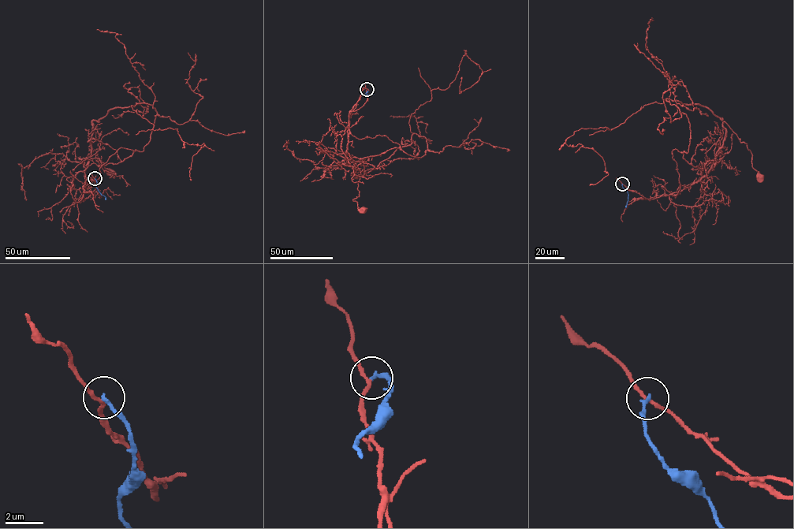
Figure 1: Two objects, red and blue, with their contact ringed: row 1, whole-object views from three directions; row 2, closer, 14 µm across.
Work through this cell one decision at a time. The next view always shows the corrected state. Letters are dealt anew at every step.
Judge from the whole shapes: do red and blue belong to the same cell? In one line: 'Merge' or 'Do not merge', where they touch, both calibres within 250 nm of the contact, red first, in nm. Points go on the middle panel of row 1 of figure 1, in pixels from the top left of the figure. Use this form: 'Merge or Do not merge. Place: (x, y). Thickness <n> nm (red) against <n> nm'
Do not merge. Place: (367, 89). Thickness 170 nm (red) against 190 nm

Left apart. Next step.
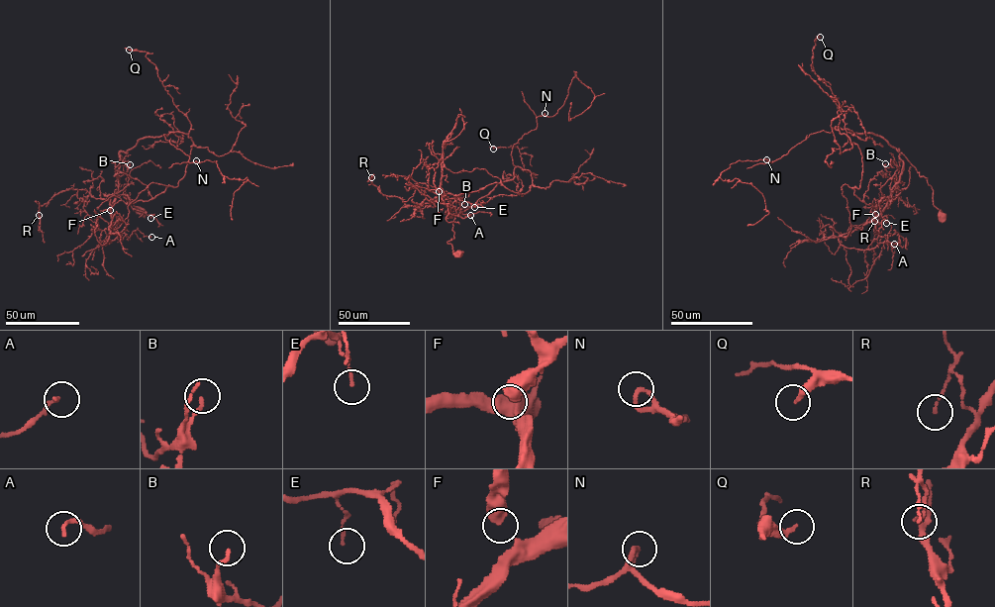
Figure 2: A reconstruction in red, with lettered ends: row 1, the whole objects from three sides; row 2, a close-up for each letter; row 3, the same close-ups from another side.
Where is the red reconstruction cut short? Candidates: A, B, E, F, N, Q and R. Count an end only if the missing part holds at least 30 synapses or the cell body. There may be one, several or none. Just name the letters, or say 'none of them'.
none of them

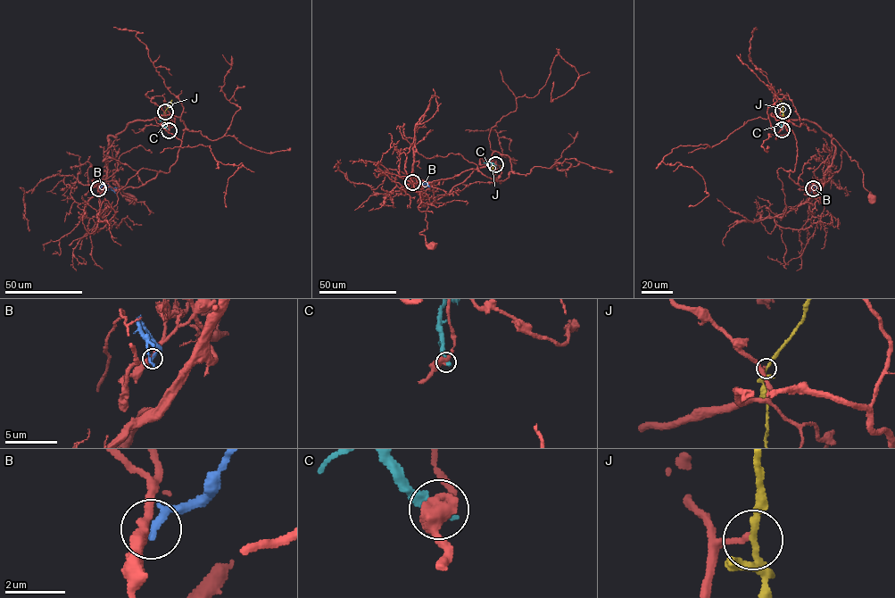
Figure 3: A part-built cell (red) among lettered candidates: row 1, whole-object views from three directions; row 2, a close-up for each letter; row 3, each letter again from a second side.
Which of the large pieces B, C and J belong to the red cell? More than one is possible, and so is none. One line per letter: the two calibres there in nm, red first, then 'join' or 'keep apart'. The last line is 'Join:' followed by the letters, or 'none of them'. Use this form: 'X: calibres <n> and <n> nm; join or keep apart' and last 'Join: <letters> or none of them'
B: calibres 320 and 240 nm; keep apart
C: calibres 500 and 400 nm; keep apart
J: calibres 180 and 160 nm; keep apart
Join: none of them

